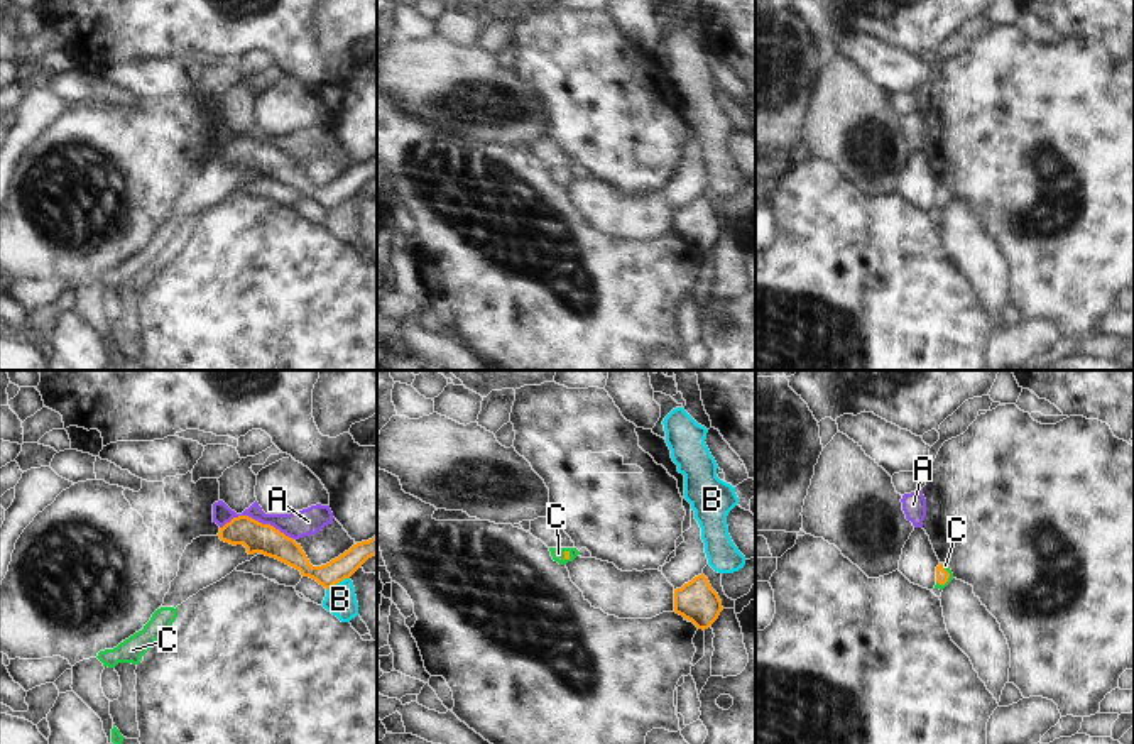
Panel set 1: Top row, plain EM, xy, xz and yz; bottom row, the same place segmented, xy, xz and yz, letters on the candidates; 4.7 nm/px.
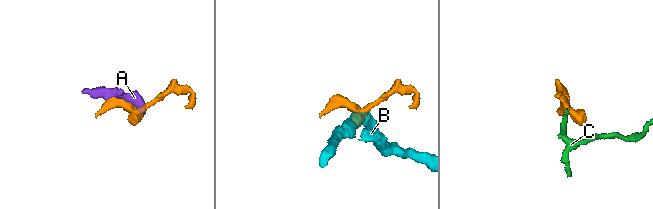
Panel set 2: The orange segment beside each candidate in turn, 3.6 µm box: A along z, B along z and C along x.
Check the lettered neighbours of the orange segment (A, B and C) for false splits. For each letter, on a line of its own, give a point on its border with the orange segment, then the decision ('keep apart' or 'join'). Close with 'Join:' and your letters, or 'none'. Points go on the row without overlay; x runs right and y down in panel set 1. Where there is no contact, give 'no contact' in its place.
A: xy (257, 142) | keep apart
B: xy (337, 203) | keep apart
C: yz (948, 196) | join
Join: C

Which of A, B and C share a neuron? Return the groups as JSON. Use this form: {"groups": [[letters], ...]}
{"groups": [["A", "B"], ["C"]]}

